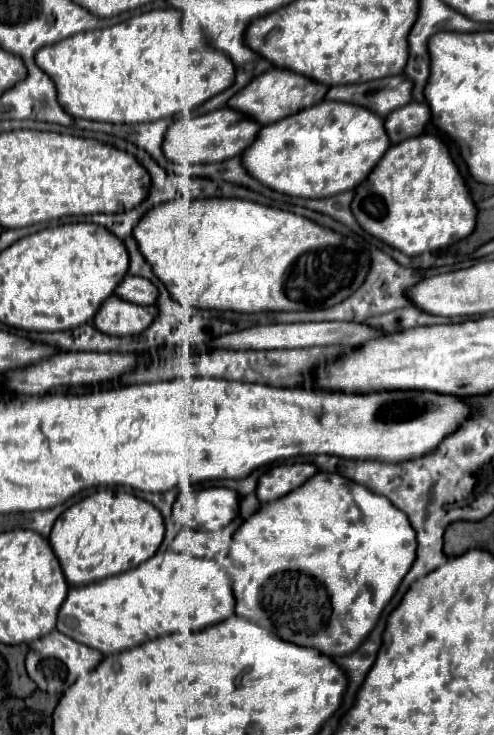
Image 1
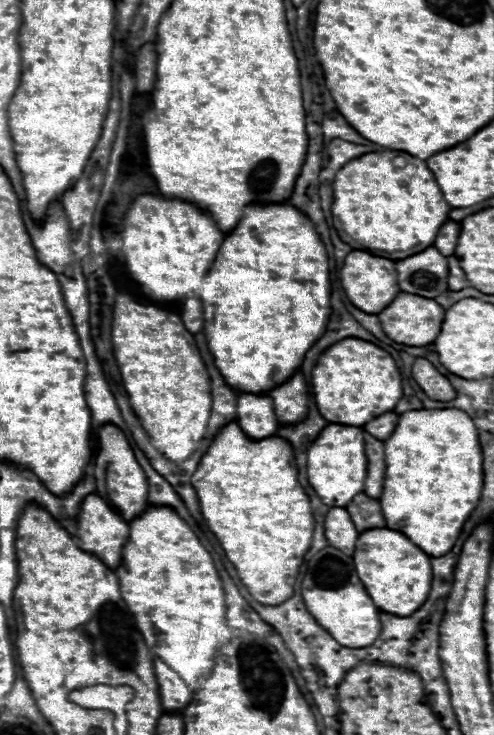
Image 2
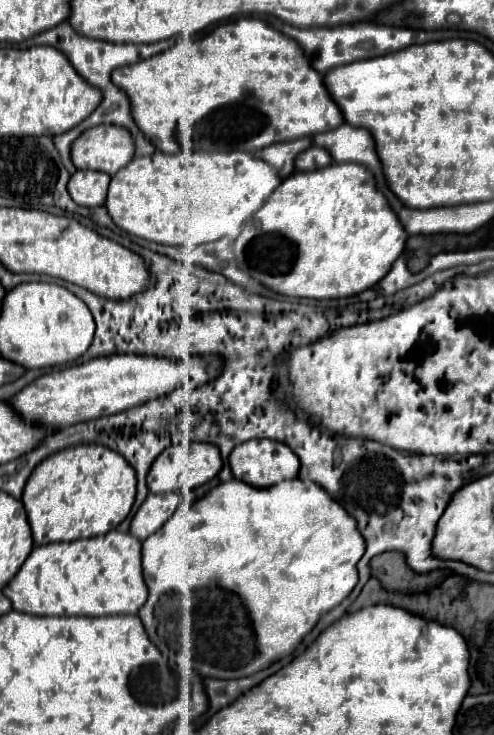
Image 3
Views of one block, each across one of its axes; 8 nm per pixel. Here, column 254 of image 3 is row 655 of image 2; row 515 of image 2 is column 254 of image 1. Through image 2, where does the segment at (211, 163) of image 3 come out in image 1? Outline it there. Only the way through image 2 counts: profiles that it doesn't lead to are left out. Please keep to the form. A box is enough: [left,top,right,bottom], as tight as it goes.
[242,100,388,198]

